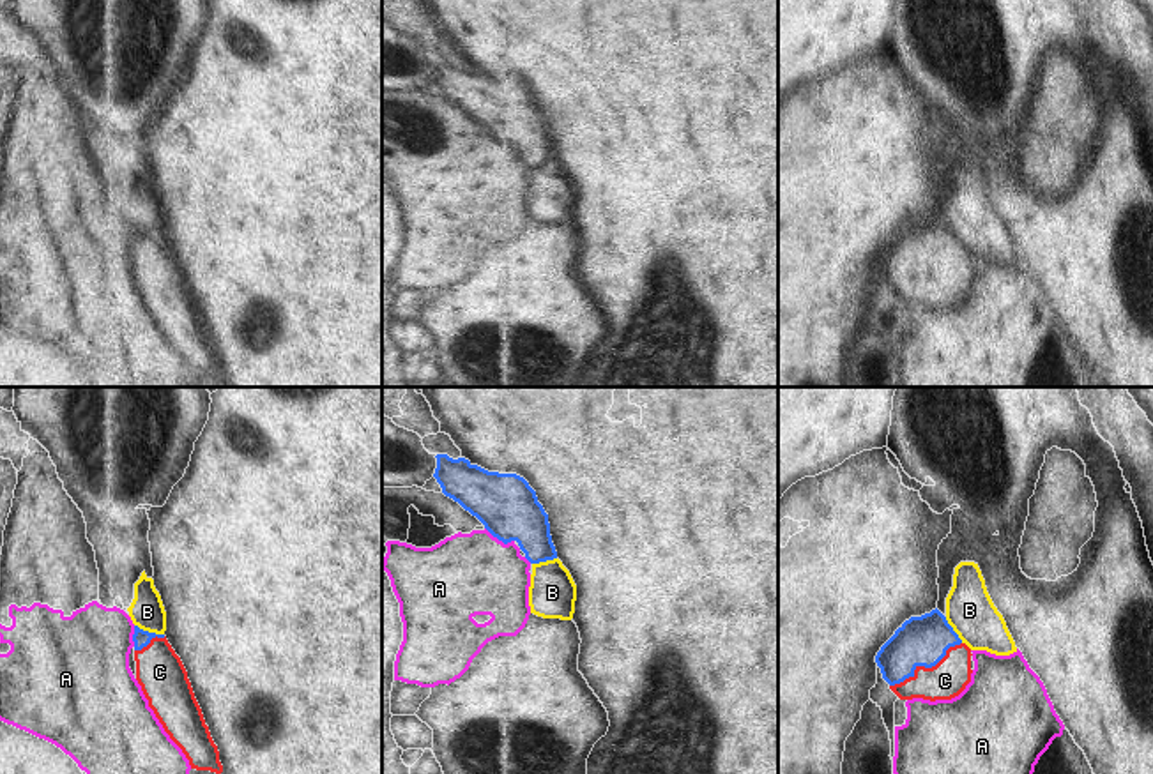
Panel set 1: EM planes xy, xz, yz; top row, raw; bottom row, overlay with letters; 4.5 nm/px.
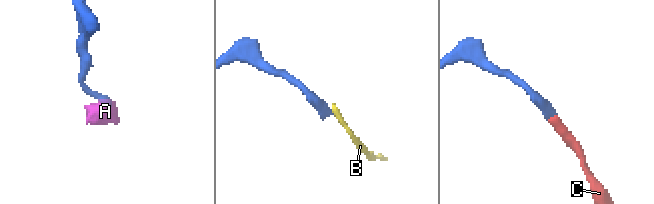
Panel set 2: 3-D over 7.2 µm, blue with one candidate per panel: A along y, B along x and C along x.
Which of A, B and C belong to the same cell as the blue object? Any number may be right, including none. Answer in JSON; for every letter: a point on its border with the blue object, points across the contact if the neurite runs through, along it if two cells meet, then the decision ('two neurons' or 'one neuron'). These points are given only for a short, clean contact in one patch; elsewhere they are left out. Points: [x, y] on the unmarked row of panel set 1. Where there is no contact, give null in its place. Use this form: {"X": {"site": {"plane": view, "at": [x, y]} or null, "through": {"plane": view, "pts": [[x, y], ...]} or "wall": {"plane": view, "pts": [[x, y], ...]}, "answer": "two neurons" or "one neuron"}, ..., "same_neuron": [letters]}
{"A": {"site": {"plane": "xz", "at": [499, 144]}, "wall": {"plane": "xz", "pts": [[485, 131], [504, 147], [513, 145]]}, "answer": "two neurons"}, "B": {"site": {"plane": "xy", "at": [147, 235]}, "wall": {"plane": "xy", "pts": [[135, 228], [163, 239]]}, "answer": "two neurons"}, "C": {"site": {"plane": "yz", "at": [925, 271]}, "through": {"plane": "yz", "pts": [[923, 244], [925, 271], [945, 285]]}, "answer": "one neuron"}, "same_neuron": ["C"]}

